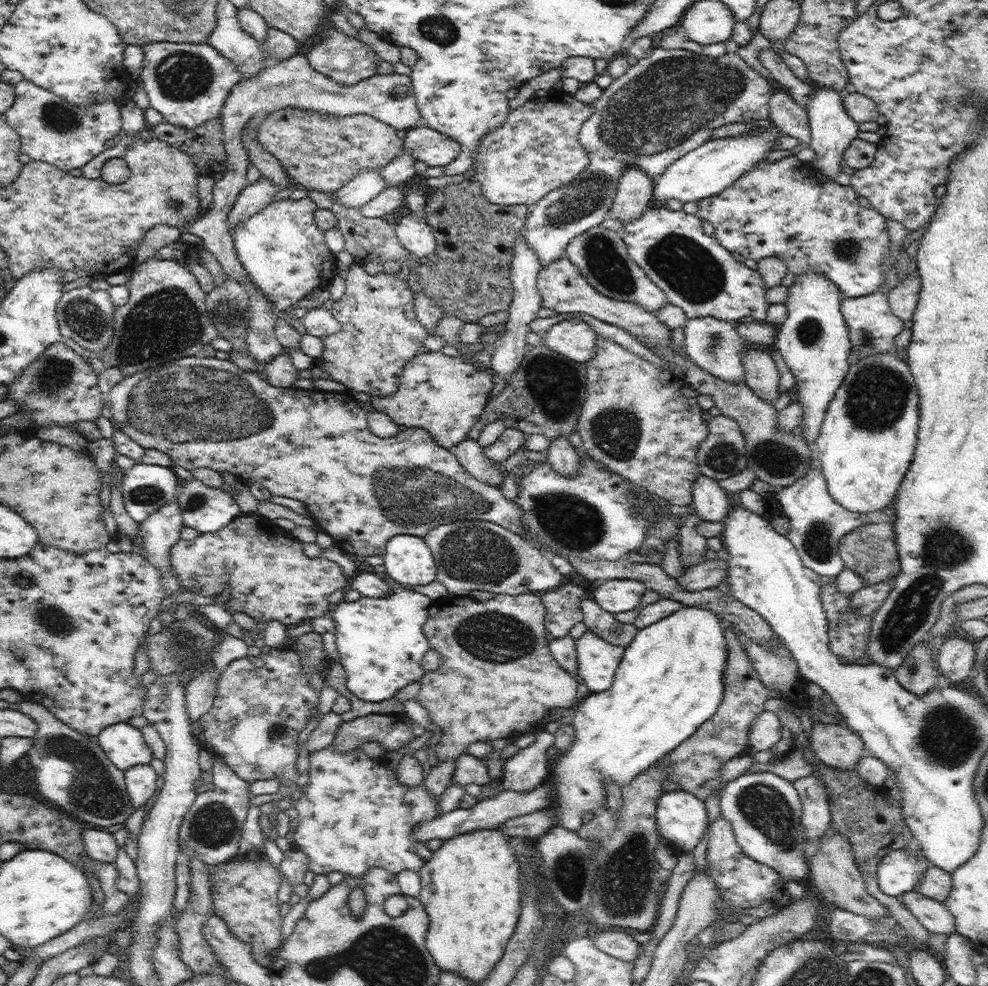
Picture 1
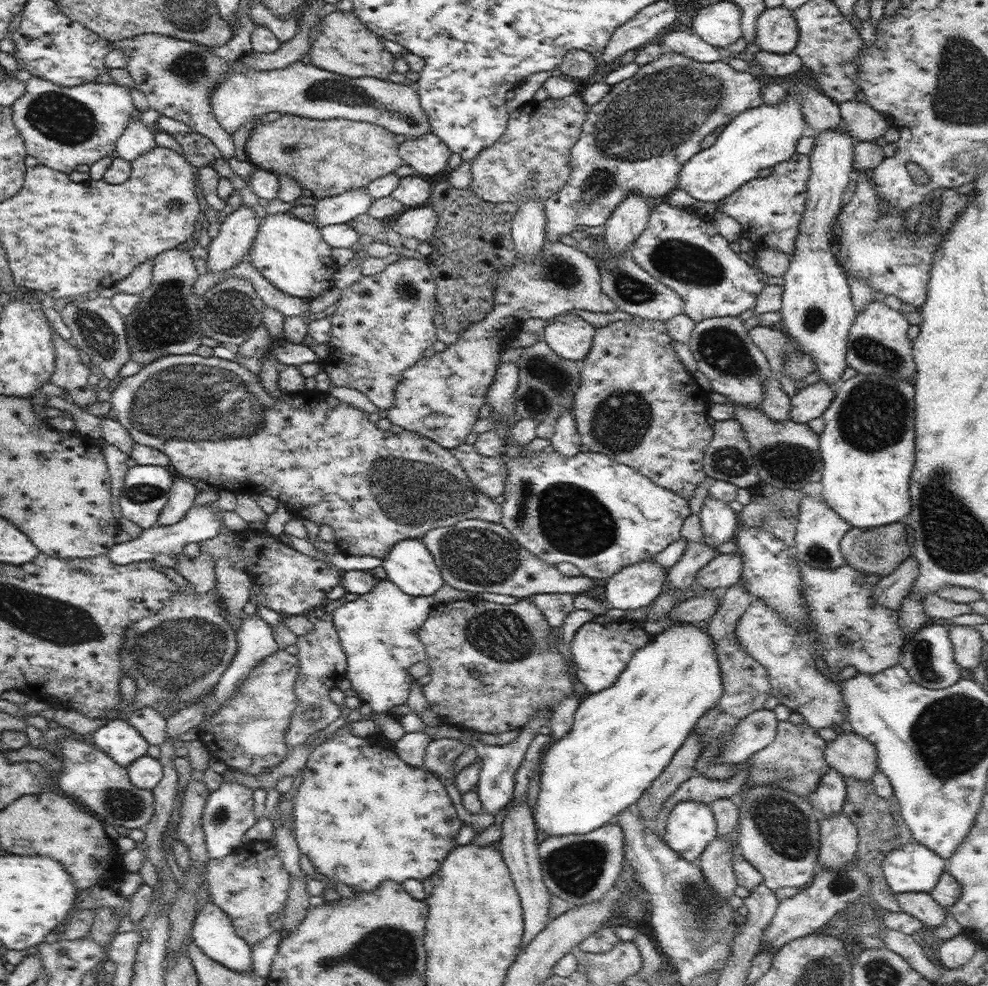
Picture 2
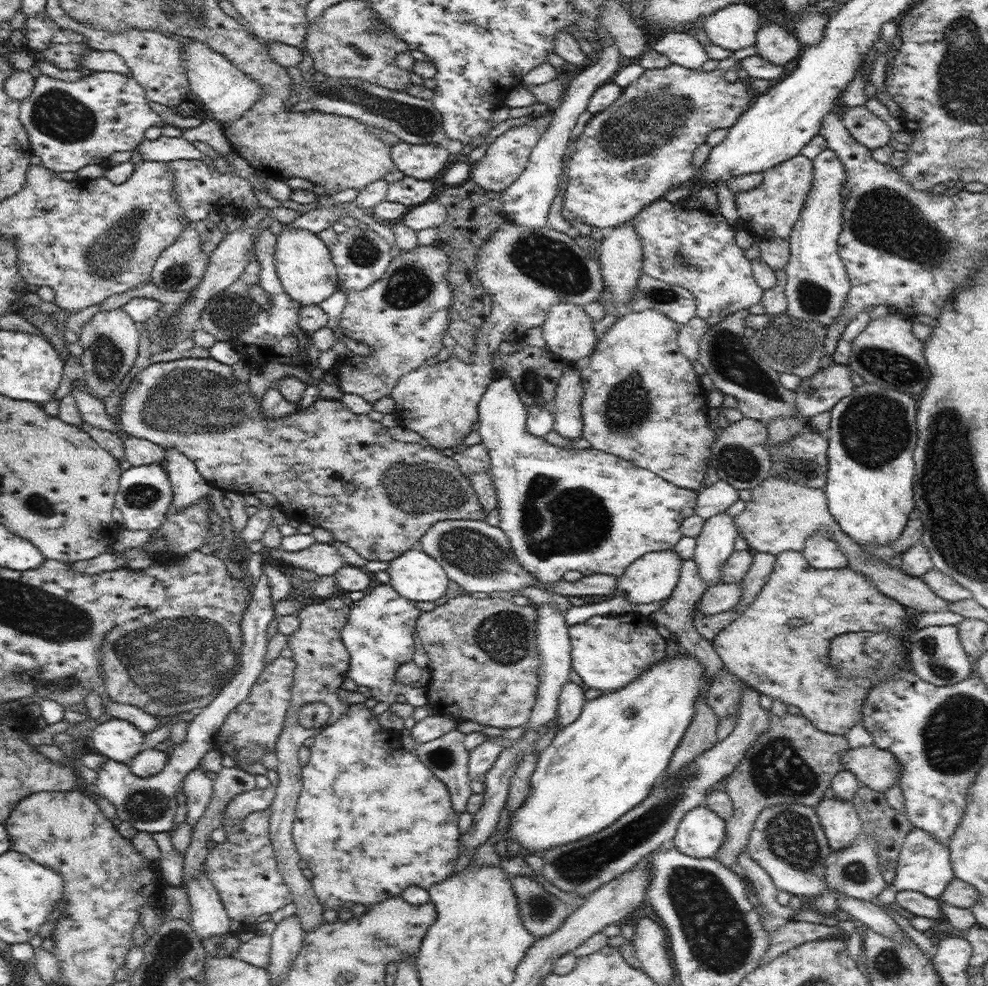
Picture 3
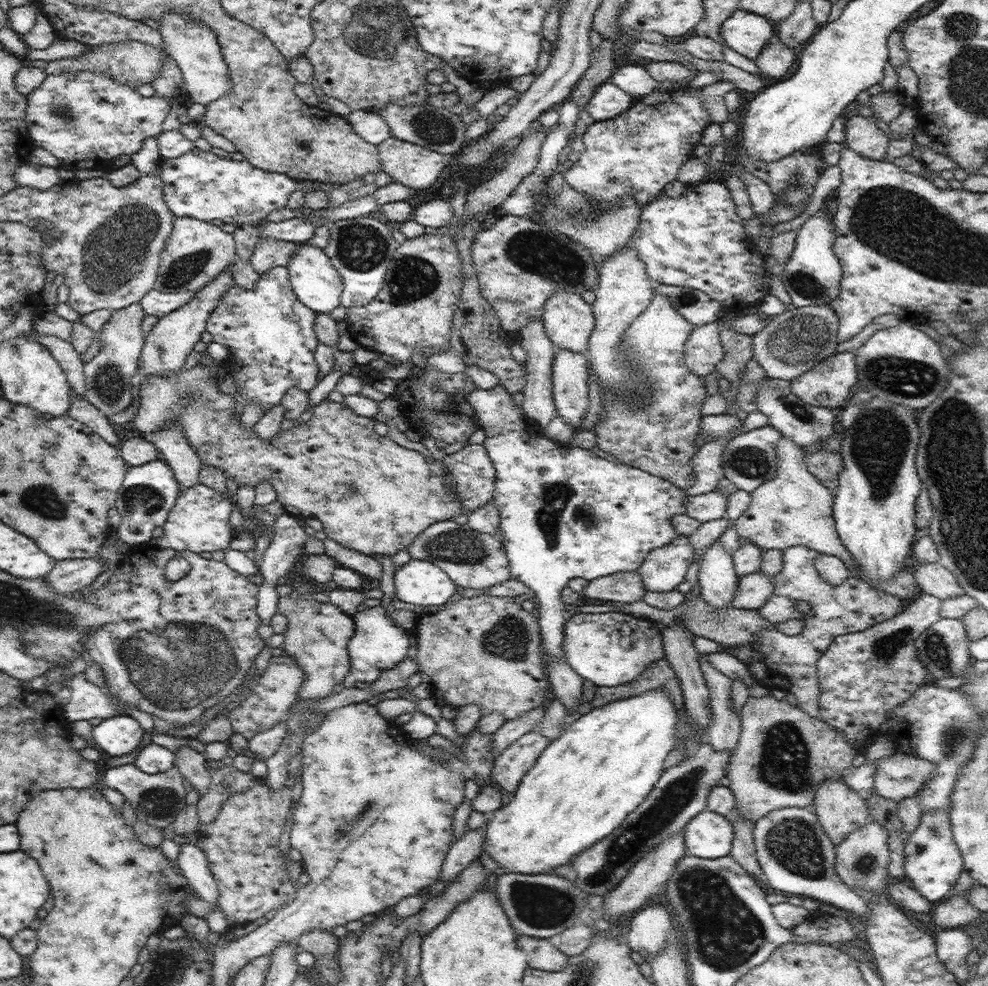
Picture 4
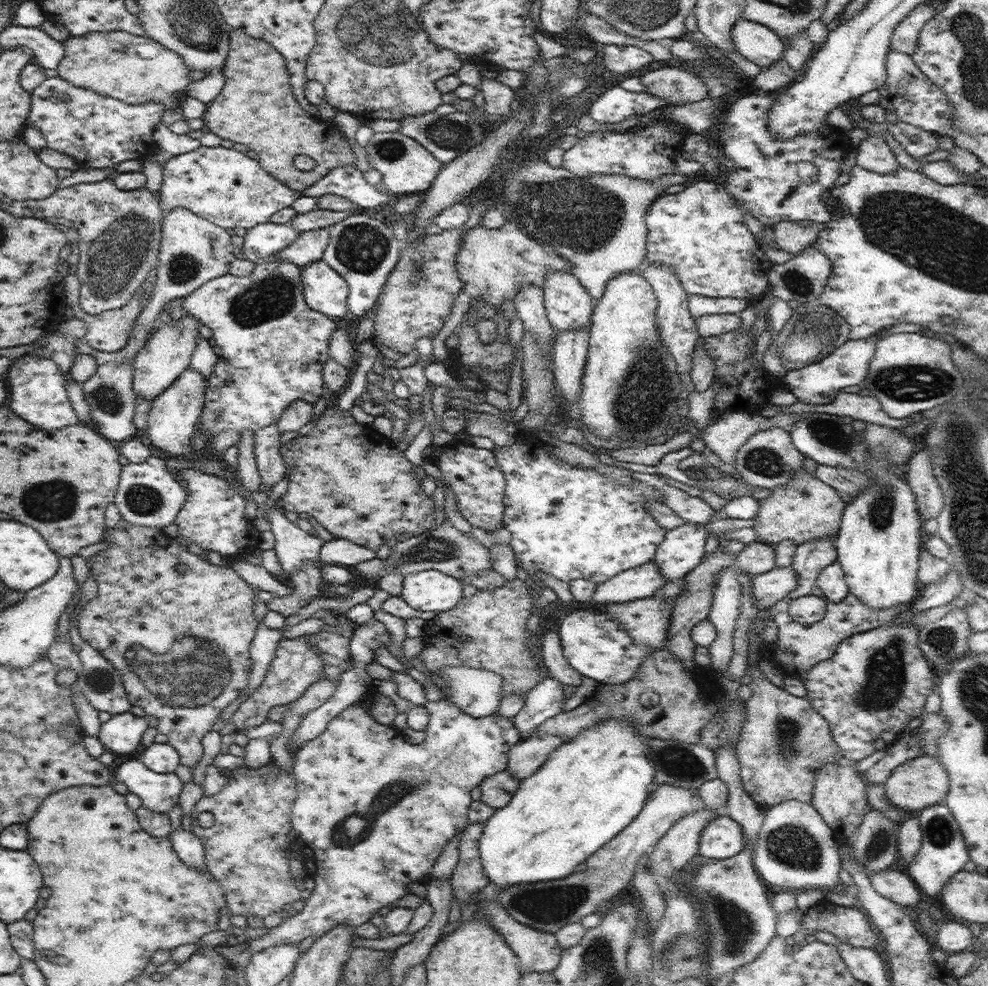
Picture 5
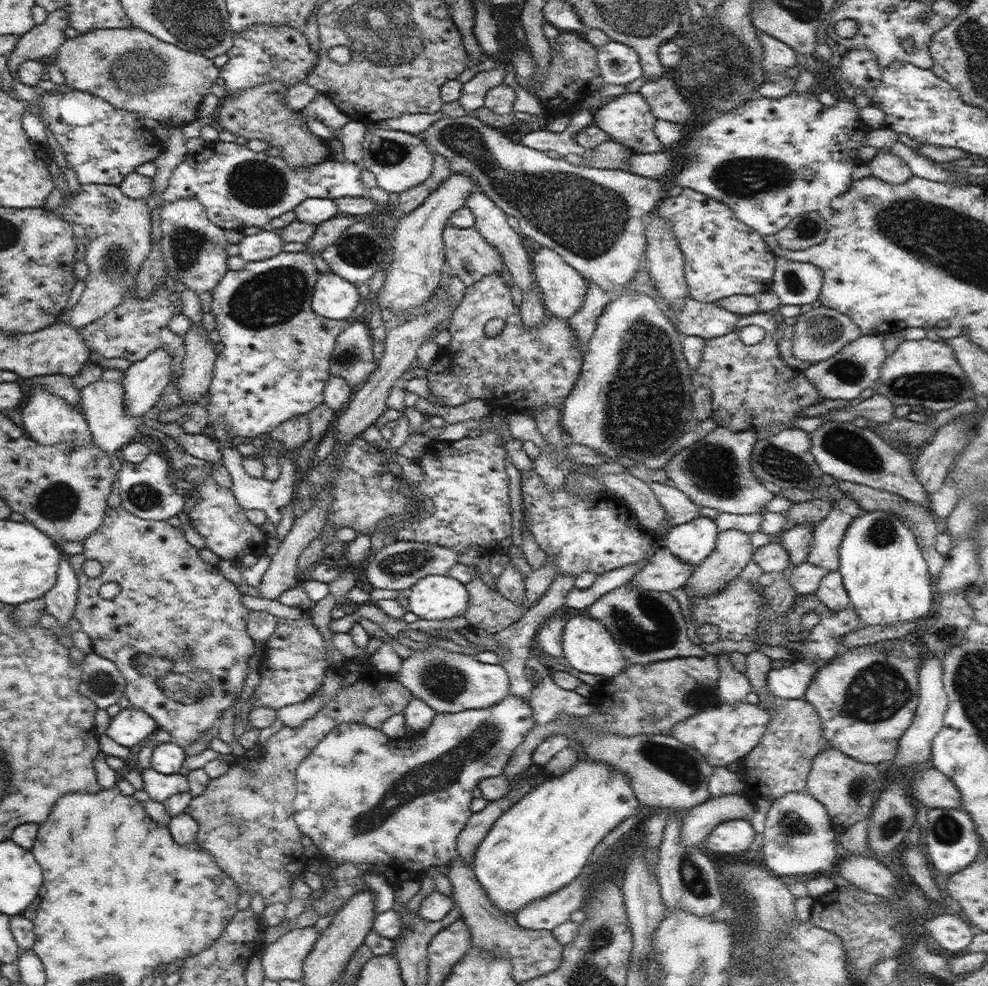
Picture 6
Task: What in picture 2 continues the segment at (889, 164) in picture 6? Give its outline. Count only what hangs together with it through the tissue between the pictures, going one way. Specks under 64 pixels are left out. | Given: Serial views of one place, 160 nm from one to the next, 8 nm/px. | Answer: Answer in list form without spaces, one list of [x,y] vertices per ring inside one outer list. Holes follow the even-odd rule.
[[[856,100],[838,104],[840,114],[850,135],[859,142],[874,142],[889,129],[884,114]]]

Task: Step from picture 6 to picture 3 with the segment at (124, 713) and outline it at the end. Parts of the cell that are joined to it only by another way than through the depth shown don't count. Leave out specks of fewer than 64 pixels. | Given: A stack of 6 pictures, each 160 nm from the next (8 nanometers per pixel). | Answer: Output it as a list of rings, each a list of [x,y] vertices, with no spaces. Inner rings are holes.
[[[112,717],[97,725],[89,737],[96,752],[116,762],[129,764],[145,749],[145,735],[135,724]]]

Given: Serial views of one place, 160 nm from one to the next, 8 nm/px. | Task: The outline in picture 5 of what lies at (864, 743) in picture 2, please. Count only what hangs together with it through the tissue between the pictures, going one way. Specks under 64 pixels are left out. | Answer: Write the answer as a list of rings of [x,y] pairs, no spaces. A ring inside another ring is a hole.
[[[923,754],[901,764],[884,783],[885,796],[896,806],[908,810],[922,810],[943,803],[948,794],[950,779],[947,770],[936,756]]]

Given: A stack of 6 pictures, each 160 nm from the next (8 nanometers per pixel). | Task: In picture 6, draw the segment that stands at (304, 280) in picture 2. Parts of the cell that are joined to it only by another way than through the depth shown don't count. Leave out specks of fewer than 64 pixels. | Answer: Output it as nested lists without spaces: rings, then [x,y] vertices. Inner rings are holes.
[[[320,273],[311,298],[314,312],[329,320],[351,319],[360,294],[354,283],[336,273]]]

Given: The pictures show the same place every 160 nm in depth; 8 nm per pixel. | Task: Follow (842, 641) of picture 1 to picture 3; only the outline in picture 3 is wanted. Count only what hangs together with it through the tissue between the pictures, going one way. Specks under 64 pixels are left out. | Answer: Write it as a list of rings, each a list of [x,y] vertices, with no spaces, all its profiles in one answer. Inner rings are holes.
[[[788,550],[776,556],[776,562],[770,579],[762,591],[754,598],[738,619],[724,628],[714,640],[713,647],[727,669],[751,689],[772,700],[780,700],[785,705],[800,708],[804,715],[821,731],[844,735],[862,718],[863,703],[872,687],[871,680],[877,670],[869,670],[866,678],[856,680],[844,678],[837,668],[829,662],[830,641],[840,634],[848,632],[892,634],[906,638],[908,630],[908,612],[903,604],[882,594],[876,585],[870,583],[864,574],[858,573],[850,566],[844,569],[816,569],[804,558],[802,551]],[[801,619],[802,626],[793,627],[790,620]]]

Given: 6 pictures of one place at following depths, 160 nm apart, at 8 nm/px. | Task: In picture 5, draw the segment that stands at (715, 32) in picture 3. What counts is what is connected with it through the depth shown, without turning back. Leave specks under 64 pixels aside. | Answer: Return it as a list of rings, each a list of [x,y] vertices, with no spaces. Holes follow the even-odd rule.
[[[740,18],[731,32],[735,50],[750,62],[762,69],[768,69],[777,60],[783,58],[785,44],[783,40],[767,26]]]

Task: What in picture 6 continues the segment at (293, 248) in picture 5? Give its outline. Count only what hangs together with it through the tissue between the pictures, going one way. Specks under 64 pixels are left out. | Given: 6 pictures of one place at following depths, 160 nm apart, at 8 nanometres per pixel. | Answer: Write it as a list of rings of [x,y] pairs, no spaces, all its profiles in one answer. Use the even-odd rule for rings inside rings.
[[[337,215],[316,226],[315,233],[308,242],[306,250],[313,256],[332,244],[349,226],[360,221],[360,215]]]

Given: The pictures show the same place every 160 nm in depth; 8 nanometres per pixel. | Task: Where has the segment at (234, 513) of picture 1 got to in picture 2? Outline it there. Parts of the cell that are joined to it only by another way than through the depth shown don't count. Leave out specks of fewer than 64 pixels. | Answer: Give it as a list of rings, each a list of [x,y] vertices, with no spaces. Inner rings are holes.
[[[224,490],[219,494],[216,501],[218,508],[220,508],[220,515],[216,515],[211,509],[210,505],[206,507],[192,507],[180,519],[180,522],[171,524],[169,527],[154,526],[149,529],[141,530],[140,534],[129,541],[123,543],[116,543],[110,547],[108,552],[108,559],[118,565],[128,565],[140,561],[152,561],[158,554],[176,554],[180,555],[182,552],[194,548],[195,545],[202,541],[214,538],[219,532],[223,524],[223,512],[234,511],[237,505],[236,494],[233,491]]]

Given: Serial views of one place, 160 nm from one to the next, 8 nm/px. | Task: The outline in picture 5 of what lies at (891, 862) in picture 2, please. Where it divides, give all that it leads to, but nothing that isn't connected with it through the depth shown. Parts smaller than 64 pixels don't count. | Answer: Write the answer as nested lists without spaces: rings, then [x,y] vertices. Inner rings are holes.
[[[944,802],[933,804],[921,811],[919,823],[922,844],[916,858],[909,864],[909,874],[923,896],[938,896],[946,882],[964,868],[969,854],[958,821]]]

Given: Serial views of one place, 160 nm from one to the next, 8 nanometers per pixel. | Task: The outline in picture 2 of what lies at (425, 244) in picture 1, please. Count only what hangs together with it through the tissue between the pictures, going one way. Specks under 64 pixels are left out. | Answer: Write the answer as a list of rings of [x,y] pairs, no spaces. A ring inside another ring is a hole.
[[[428,206],[414,207],[402,213],[396,224],[392,226],[395,238],[403,241],[408,238],[417,238],[422,243],[428,242],[433,235],[438,216]]]

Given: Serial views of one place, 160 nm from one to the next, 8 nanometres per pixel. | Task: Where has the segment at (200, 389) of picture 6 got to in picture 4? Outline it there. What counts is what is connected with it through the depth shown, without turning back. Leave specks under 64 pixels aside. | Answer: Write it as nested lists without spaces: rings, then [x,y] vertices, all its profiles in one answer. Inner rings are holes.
[[[170,423],[148,437],[159,450],[160,458],[173,470],[180,490],[190,488],[198,481],[198,472],[203,468],[201,458],[190,446],[180,423]]]

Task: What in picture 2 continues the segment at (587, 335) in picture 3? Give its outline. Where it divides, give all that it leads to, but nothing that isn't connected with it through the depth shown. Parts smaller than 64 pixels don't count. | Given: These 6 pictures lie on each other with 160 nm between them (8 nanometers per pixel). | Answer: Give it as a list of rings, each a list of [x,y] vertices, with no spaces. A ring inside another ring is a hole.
[[[558,315],[558,319],[545,326],[544,340],[551,346],[551,350],[564,359],[582,362],[589,354],[592,346],[595,326],[577,315]]]

